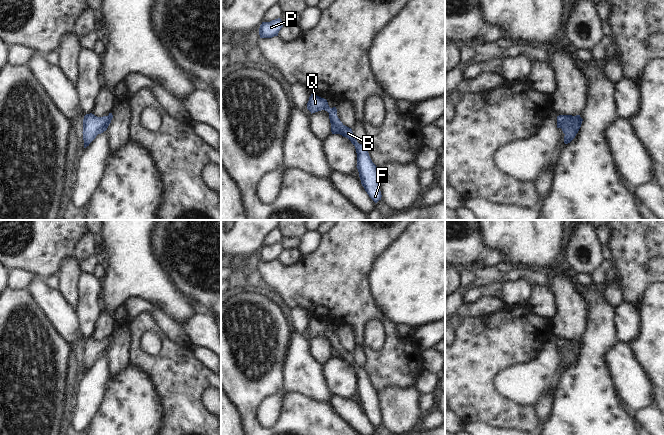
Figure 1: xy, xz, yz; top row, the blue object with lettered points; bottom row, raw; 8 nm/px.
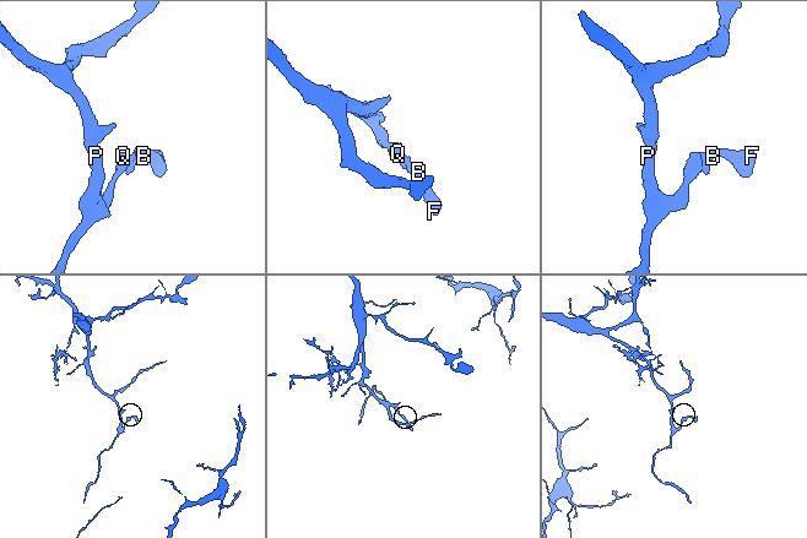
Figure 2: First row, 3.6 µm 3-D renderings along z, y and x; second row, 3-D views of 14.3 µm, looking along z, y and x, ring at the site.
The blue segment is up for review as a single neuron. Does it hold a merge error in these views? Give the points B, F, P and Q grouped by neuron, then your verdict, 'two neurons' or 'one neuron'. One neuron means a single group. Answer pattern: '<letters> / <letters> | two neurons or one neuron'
B F P Q | one neuron

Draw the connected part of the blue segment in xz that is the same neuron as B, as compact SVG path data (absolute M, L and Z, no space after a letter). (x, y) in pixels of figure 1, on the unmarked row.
M311 318L307 327L307 333L312 337L325 334L329 337L332 358L340 358L348 362L355 370L357 377L357 393L361 408L369 421L377 427L381 424L380 409L377 401L377 390L372 386L364 369L359 368L354 361L352 353L345 350L337 340L336 331L330 332L326 323Z

